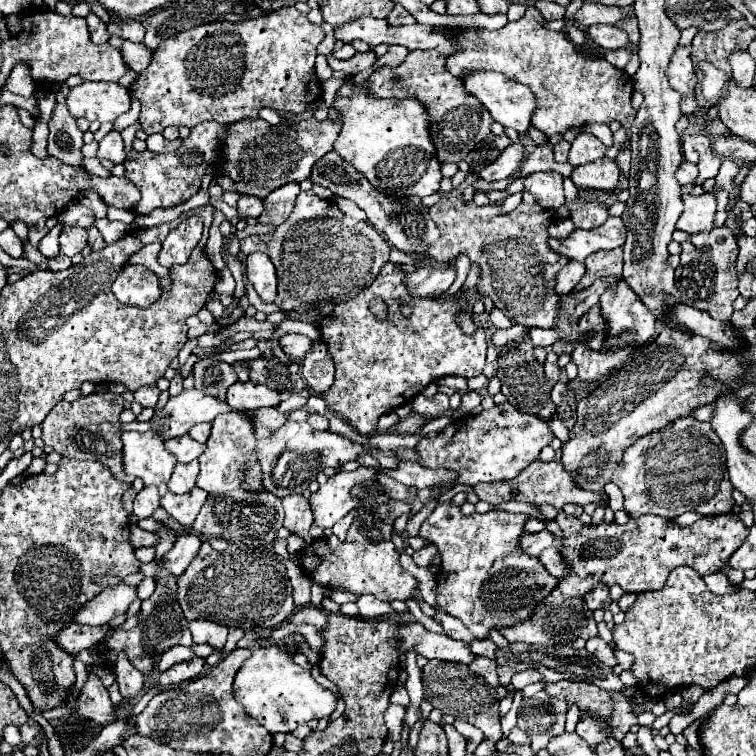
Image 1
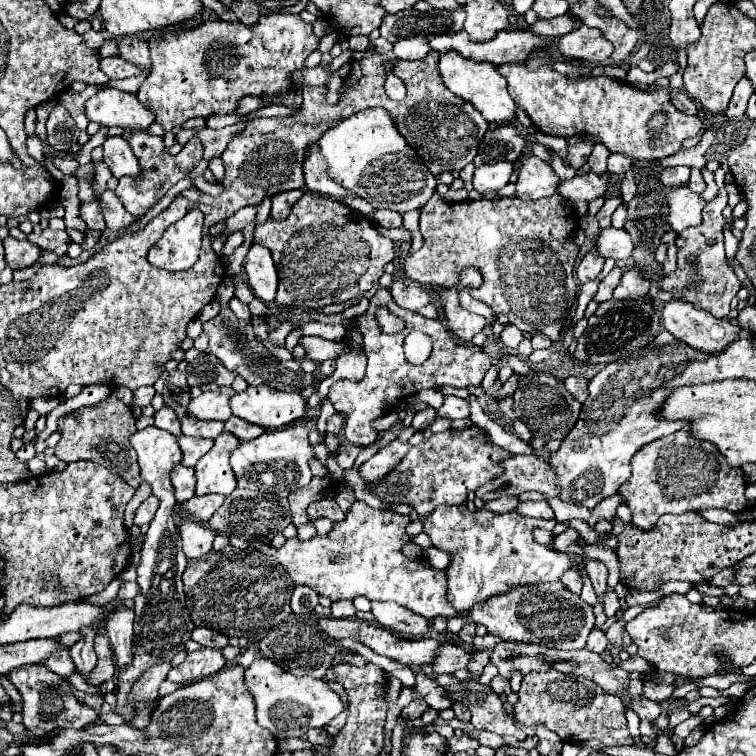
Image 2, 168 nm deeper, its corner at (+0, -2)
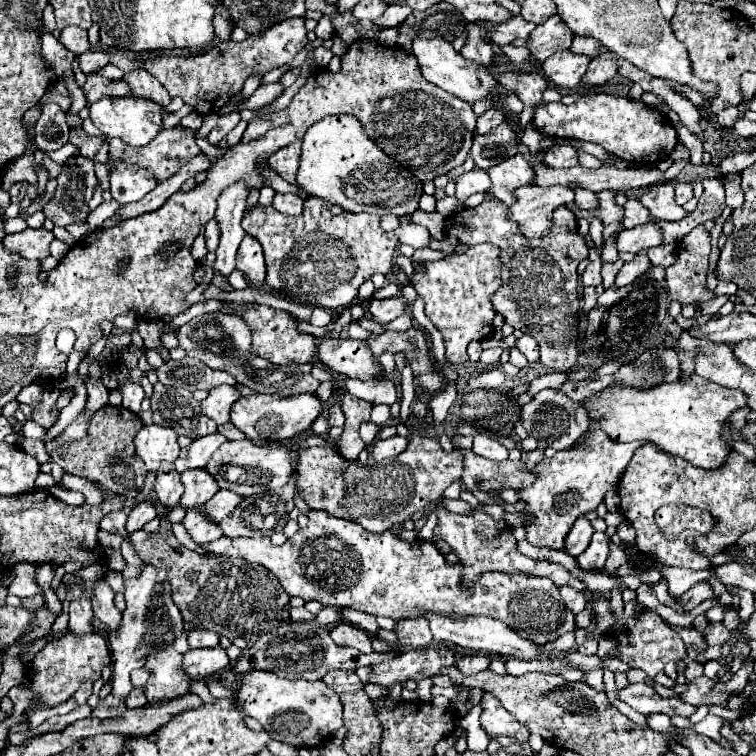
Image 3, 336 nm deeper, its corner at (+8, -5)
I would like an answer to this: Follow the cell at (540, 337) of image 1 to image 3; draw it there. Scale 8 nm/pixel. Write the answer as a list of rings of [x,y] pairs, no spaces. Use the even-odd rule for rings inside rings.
[[[523,336],[517,340],[517,348],[521,350],[521,354],[529,360],[529,362],[537,362],[539,360],[539,348],[537,342],[531,336]]]

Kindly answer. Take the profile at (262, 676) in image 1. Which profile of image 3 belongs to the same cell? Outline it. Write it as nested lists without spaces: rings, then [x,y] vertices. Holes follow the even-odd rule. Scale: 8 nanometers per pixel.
[[[249,672],[249,676],[241,678],[237,696],[245,712],[261,722],[273,740],[291,744],[295,748],[315,748],[343,726],[343,706],[339,696],[323,680],[285,680],[271,672]]]

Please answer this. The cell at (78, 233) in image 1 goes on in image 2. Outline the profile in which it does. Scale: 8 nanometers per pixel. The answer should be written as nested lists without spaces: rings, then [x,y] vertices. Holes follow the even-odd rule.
[[[43,229],[41,235],[35,235],[35,233],[29,233],[27,239],[31,243],[35,243],[37,247],[45,249],[45,251],[53,251],[55,255],[67,255],[67,249],[69,249],[69,235],[67,231],[53,231],[53,229]]]

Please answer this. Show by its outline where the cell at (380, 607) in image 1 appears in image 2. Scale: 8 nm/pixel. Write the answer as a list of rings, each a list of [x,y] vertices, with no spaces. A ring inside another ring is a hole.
[[[371,601],[371,613],[381,627],[387,627],[391,631],[399,631],[403,635],[421,637],[429,631],[429,621],[425,617],[415,615],[397,603]]]

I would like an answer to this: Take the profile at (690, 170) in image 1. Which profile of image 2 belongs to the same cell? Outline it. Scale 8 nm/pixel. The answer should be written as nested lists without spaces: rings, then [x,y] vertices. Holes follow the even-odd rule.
[[[667,167],[661,171],[661,181],[667,187],[685,185],[689,181],[689,167]]]

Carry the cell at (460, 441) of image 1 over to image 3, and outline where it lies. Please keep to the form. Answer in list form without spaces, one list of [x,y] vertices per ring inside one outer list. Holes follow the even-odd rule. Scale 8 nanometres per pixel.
[[[411,430],[411,440],[405,452],[387,458],[383,462],[373,462],[373,460],[369,464],[349,462],[339,454],[333,440],[327,440],[325,446],[303,450],[297,462],[297,488],[303,488],[303,498],[311,510],[325,510],[329,516],[357,522],[369,532],[385,532],[391,530],[395,524],[401,526],[405,518],[409,518],[417,510],[423,510],[427,504],[437,502],[443,496],[445,488],[461,478],[461,472],[463,472],[463,456],[457,450],[445,452],[441,450],[437,440],[421,434],[419,430]]]

